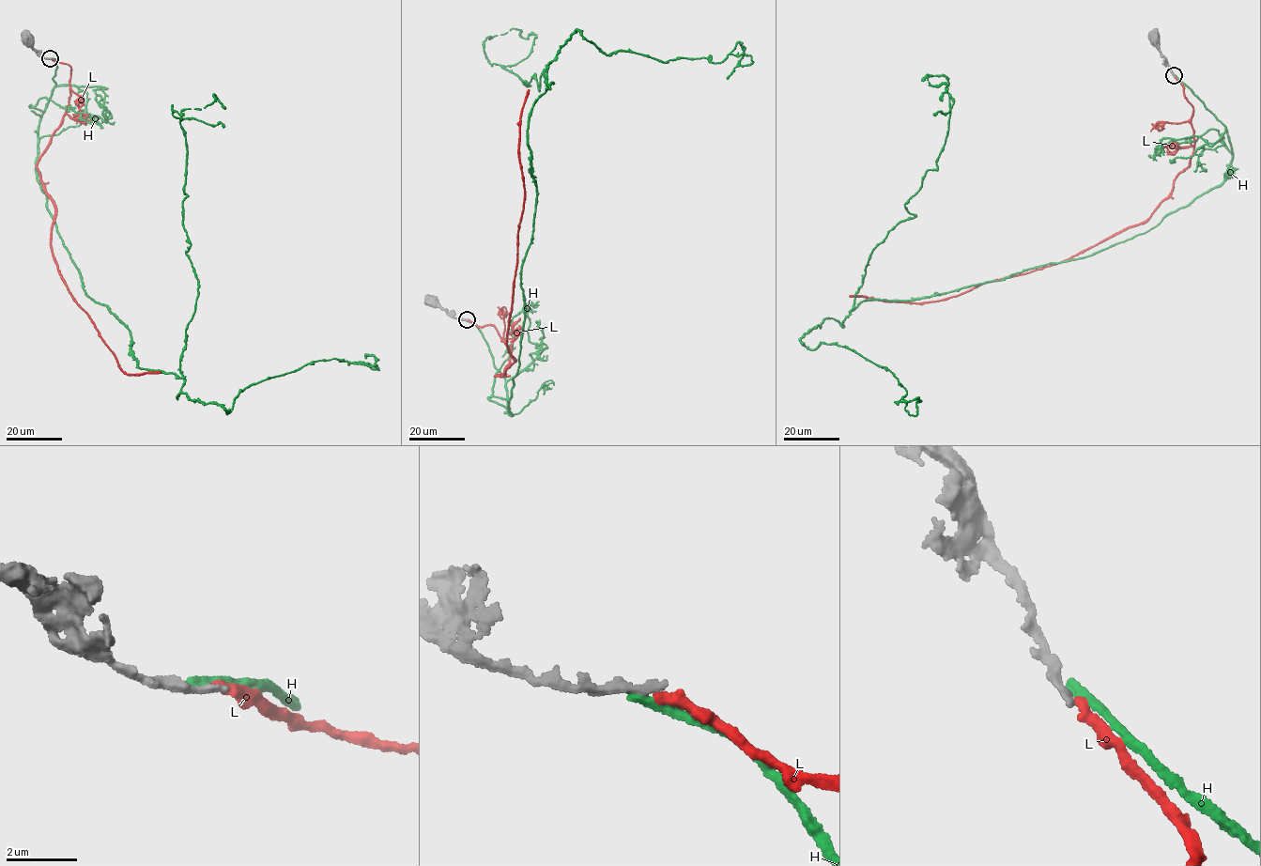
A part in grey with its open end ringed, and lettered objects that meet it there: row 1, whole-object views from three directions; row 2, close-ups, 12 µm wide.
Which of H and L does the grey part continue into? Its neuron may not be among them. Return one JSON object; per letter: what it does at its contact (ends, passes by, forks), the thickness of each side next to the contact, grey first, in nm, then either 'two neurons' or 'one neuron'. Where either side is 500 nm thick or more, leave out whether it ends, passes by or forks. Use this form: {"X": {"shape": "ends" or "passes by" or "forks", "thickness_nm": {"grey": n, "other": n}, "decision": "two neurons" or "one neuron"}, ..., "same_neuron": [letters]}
{"H": {"shape": "ends", "thickness_nm": {"grey": 320, "other": 320}, "decision": "two neurons"}, "L": {"shape": "ends", "thickness_nm": {"grey": 240, "other": 280}, "decision": "one neuron"}, "same_neuron": ["L"]}

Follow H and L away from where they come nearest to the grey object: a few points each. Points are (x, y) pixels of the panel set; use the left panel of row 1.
H: (49, 59), (38, 177), (141, 369), (182, 377), (198, 294), (172, 106), (225, 108)
L: (50, 58), (71, 73), (63, 123), (37, 166), (55, 213), (51, 245), (60, 274), (122, 370), (161, 372)

